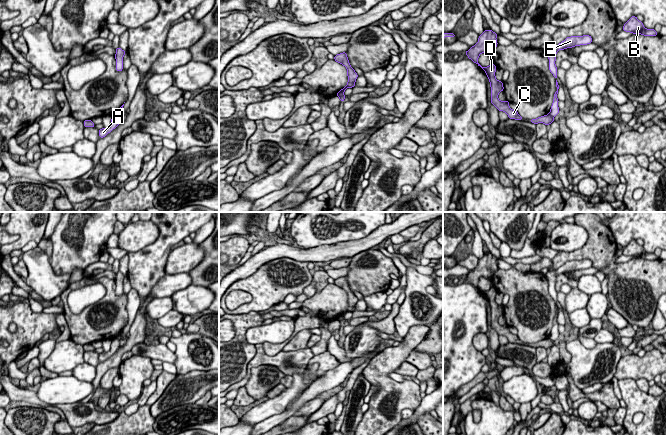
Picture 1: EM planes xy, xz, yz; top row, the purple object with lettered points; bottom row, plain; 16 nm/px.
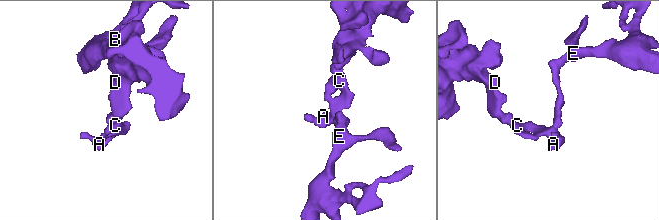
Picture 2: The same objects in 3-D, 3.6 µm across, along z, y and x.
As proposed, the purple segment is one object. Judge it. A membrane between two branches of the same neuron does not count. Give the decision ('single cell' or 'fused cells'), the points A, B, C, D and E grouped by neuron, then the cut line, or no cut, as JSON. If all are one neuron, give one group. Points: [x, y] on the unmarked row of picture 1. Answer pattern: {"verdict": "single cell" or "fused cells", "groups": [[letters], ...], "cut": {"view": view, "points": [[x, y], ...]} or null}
{"verdict": "fused cells", "groups": [["A", "C", "D"], ["B", "E"]], "cut": {"view": "yz", "points": [[549, 337], [553, 341]]}}

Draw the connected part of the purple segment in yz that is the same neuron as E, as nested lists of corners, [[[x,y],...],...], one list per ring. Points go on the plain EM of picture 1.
[[[589,259],[571,260],[571,261],[567,261],[564,265],[562,265],[555,271],[548,271],[545,276],[549,283],[549,294],[553,298],[555,303],[557,303],[558,301],[557,300],[558,293],[555,289],[557,275],[564,274],[566,272],[572,272],[575,270],[580,270],[580,269],[587,269],[591,267],[592,267],[592,261]]]

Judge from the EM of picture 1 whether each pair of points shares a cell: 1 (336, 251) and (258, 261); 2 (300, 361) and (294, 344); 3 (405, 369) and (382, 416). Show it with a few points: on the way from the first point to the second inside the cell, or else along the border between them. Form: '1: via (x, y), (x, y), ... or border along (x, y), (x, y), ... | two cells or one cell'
1: via (317, 254), (277, 252) | one cell
2: border along (306, 347), (300, 350), (282, 350) | two cells
3: border along (405, 361), (394, 371) | two cells

